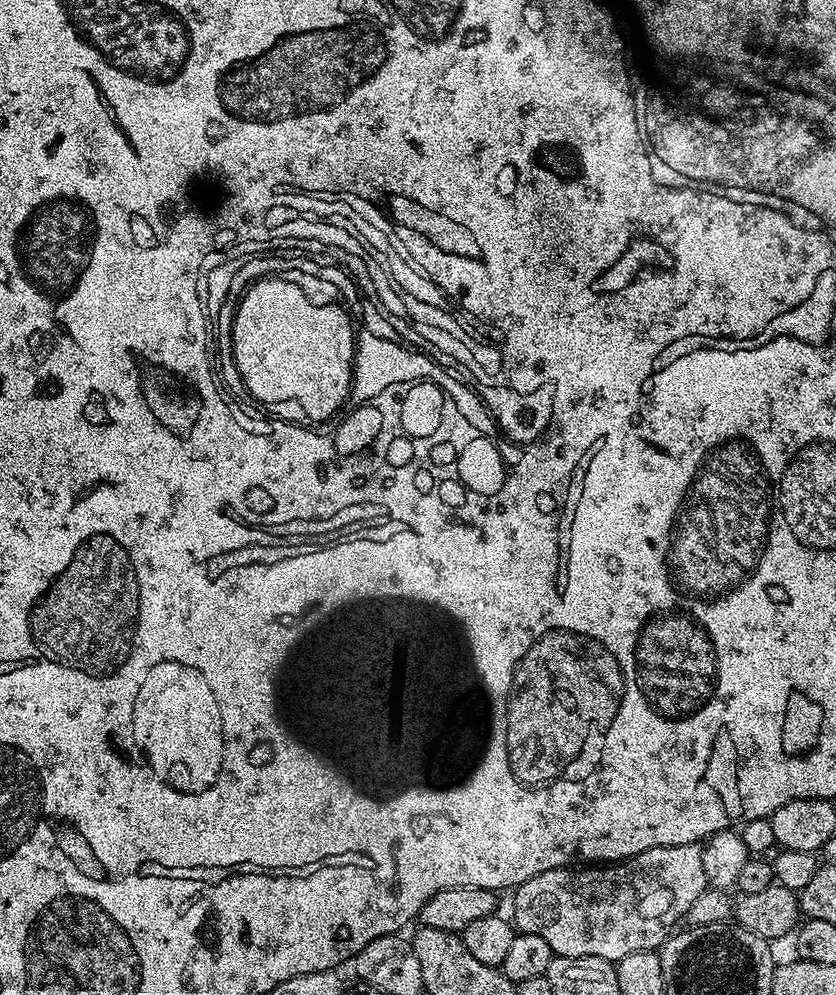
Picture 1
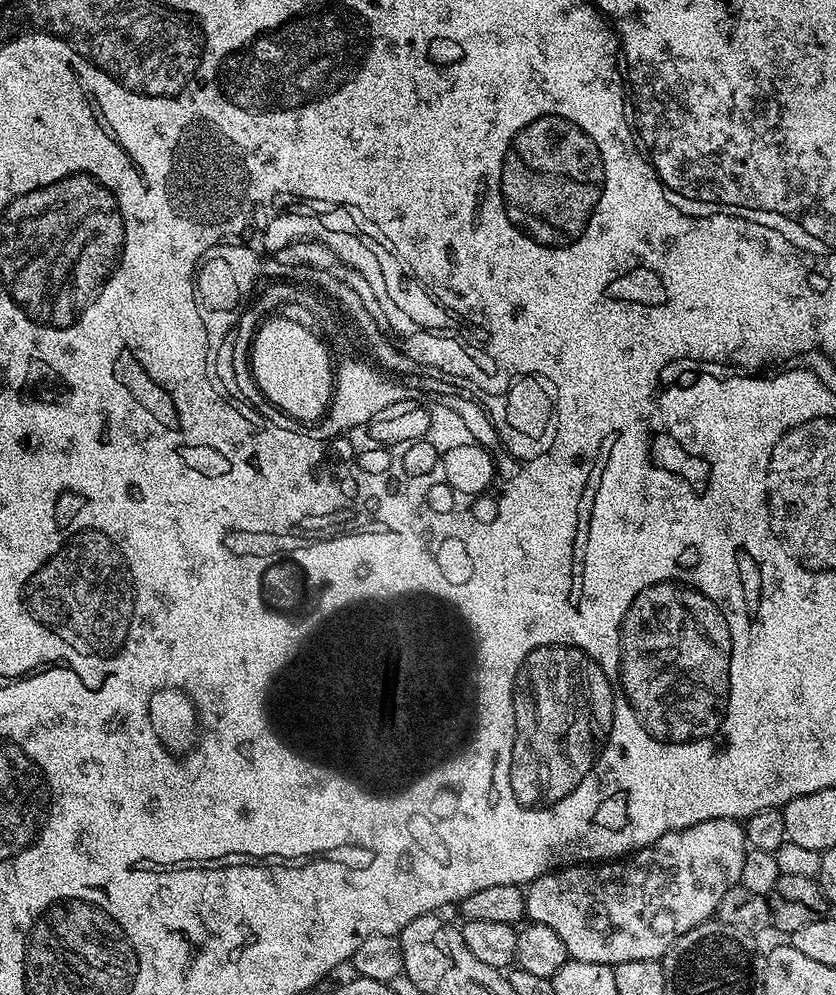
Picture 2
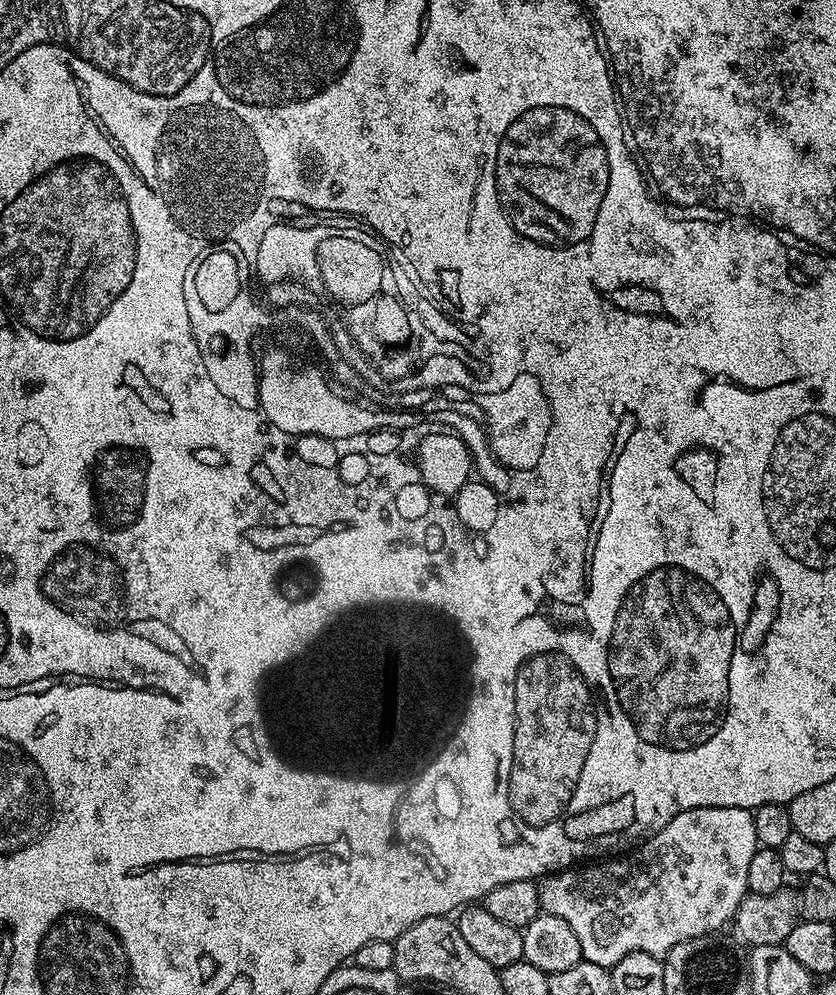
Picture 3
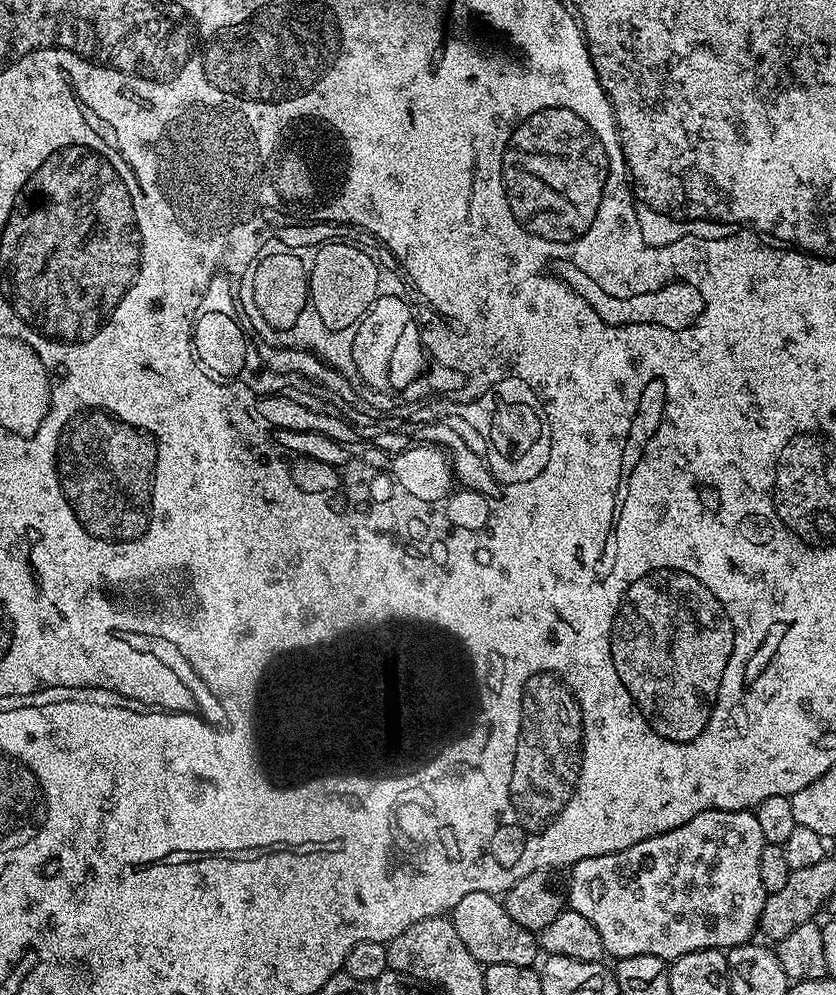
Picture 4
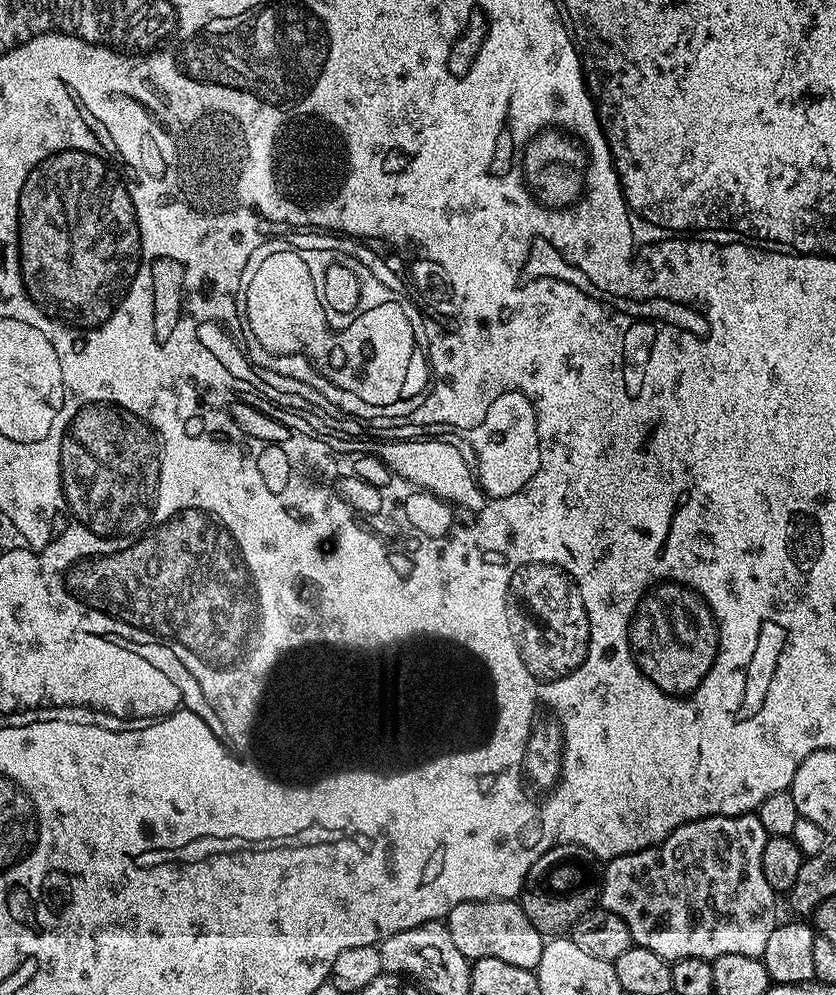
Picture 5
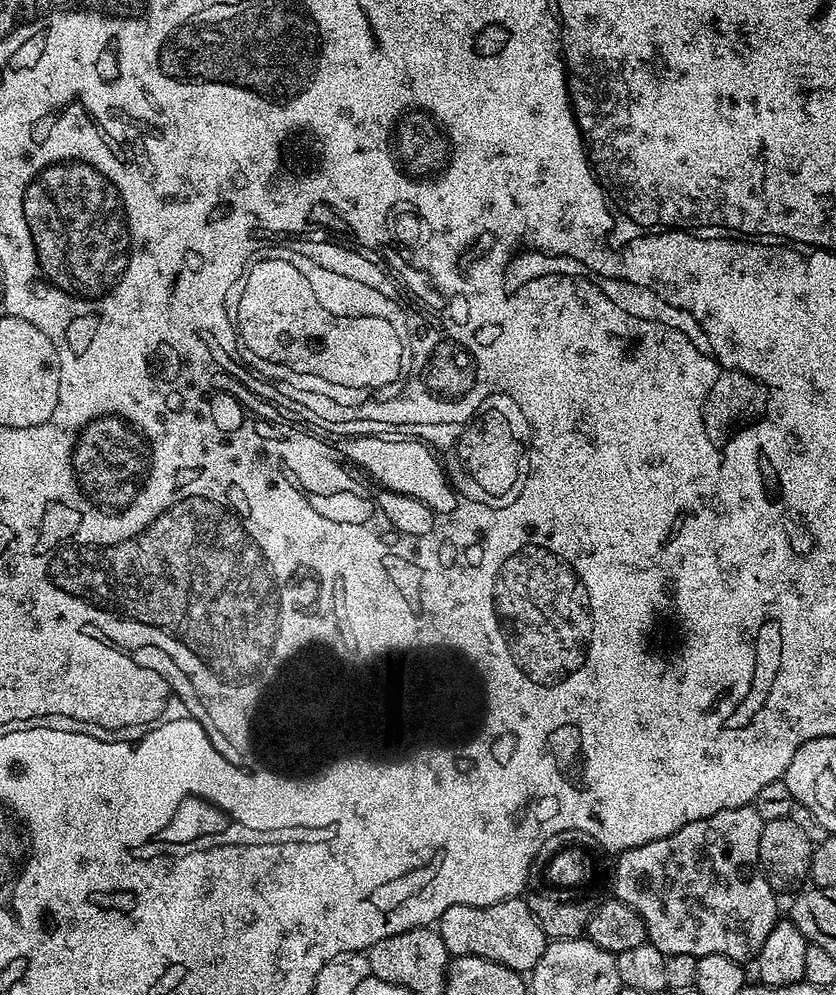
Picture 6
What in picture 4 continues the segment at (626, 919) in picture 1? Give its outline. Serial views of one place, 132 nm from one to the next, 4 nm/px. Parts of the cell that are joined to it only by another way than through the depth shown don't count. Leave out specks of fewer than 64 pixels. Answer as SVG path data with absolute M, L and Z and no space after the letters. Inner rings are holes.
M715 808L709 812L698 814L694 818L690 818L690 822L686 822L666 834L651 836L634 846L630 846L626 850L582 858L577 864L571 865L569 872L572 873L568 876L566 904L571 911L582 914L582 918L586 918L593 924L594 930L598 930L598 938L602 938L602 946L604 947L605 953L609 957L612 955L612 958L616 960L625 960L631 956L650 954L654 958L662 958L671 962L682 958L682 954L690 954L694 950L710 950L711 948L727 950L737 948L739 944L749 943L755 937L752 935L757 935L762 906L768 897L768 893L765 892L762 886L762 878L758 878L758 858L762 858L764 846L762 829L758 827L758 818L756 817L755 811L723 812Z

